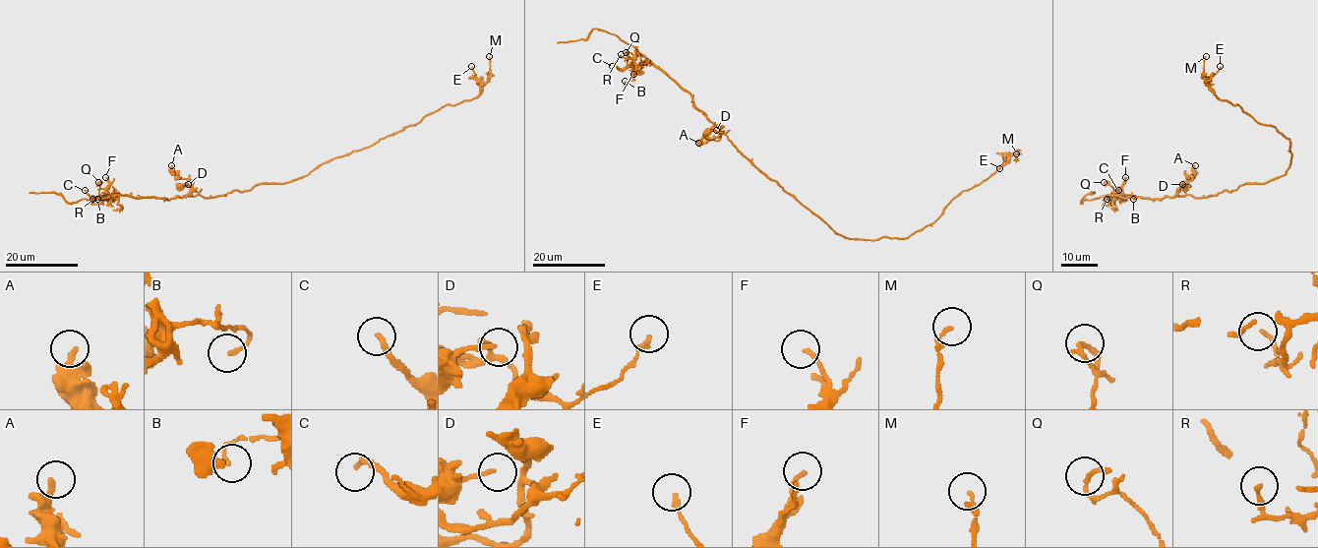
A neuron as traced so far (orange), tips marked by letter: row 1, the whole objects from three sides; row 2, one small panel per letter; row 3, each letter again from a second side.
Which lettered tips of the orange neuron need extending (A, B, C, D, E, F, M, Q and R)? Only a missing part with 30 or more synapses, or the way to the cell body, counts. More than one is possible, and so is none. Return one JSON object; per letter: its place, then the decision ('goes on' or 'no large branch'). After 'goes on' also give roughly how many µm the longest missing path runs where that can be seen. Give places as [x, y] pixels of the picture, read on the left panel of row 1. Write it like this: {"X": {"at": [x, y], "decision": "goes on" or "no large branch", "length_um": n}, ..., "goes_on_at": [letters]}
{"A": {"at": [171, 165], "decision": "no large branch"}, "B": {"at": [97, 199], "decision": "no large branch"}, "C": {"at": [85, 190], "decision": "no large branch"}, "D": {"at": [188, 184], "decision": "no large branch"}, "E": {"at": [471, 66], "decision": "no large branch"}, "F": {"at": [105, 177], "decision": "no large branch"}, "M": {"at": [489, 56], "decision": "no large branch"}, "Q": {"at": [98, 182], "decision": "no large branch"}, "R": {"at": [92, 199], "decision": "no large branch"}, "goes_on_at": []}

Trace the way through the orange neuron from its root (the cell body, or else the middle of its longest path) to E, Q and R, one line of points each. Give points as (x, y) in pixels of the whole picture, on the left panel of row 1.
E: (268, 184), (302, 178), (325, 162), (418, 124), (437, 109), (475, 98), (480, 84), (471, 66)
Q: (268, 184), (210, 197), (196, 195), (163, 199), (127, 196), (101, 197), (98, 193), (101, 183), (98, 182)
R: (268, 184), (210, 197), (196, 195), (163, 199), (108, 196), (99, 204), (94, 204), (92, 199)

